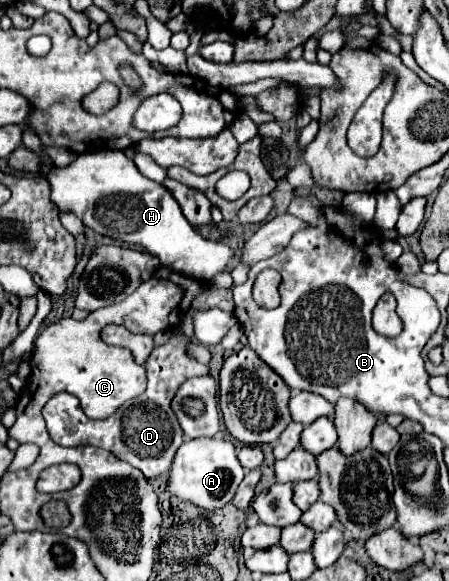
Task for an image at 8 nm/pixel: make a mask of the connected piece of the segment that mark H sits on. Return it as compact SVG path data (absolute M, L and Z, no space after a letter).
M104 148L98 152L84 152L66 168L54 166L48 172L48 182L52 186L52 200L60 210L72 210L84 226L102 236L140 244L146 252L160 258L160 266L190 278L212 280L216 274L230 270L238 258L230 246L196 234L170 190L142 176L122 150Z

